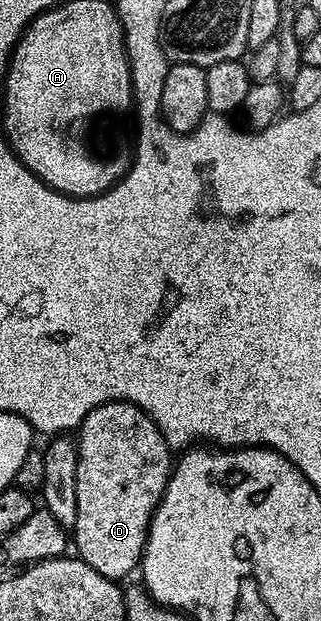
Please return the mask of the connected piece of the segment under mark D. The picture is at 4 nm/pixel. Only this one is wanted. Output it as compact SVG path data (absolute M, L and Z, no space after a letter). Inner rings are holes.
M114 400L89 410L77 429L77 443L77 522L73 529L73 548L78 559L93 566L97 574L123 582L134 568L136 571L140 567L147 528L171 476L173 452L150 414L127 400Z

